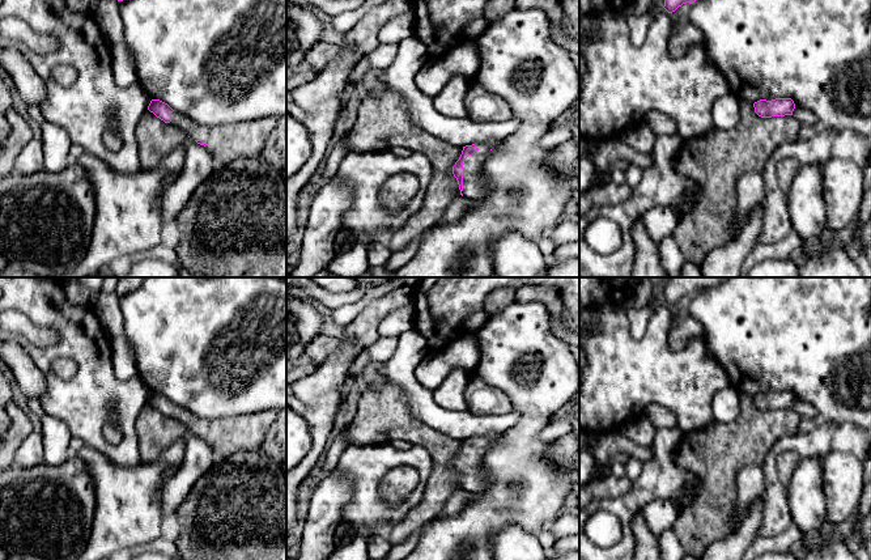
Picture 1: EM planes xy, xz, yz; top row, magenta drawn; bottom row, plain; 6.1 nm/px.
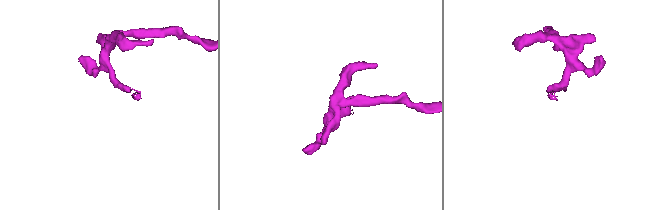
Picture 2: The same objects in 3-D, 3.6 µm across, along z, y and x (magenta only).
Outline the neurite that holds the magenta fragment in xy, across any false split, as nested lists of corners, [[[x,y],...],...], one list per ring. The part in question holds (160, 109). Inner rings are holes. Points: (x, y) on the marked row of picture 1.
[[[152,99],[148,110],[204,145],[212,153],[214,169],[224,167],[237,158],[260,158],[264,144],[277,122],[277,118],[269,116],[242,123],[203,126],[160,99]]]

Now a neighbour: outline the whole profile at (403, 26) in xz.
[[[403,14],[388,21],[378,33],[379,44],[399,43],[415,35],[415,16]]]

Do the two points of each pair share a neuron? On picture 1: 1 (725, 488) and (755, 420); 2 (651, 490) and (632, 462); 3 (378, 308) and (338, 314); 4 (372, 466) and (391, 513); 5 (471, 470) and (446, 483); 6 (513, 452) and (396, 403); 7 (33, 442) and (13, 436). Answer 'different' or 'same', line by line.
1: same
2: different
3: different
4: same
5: different
6: different
7: different

